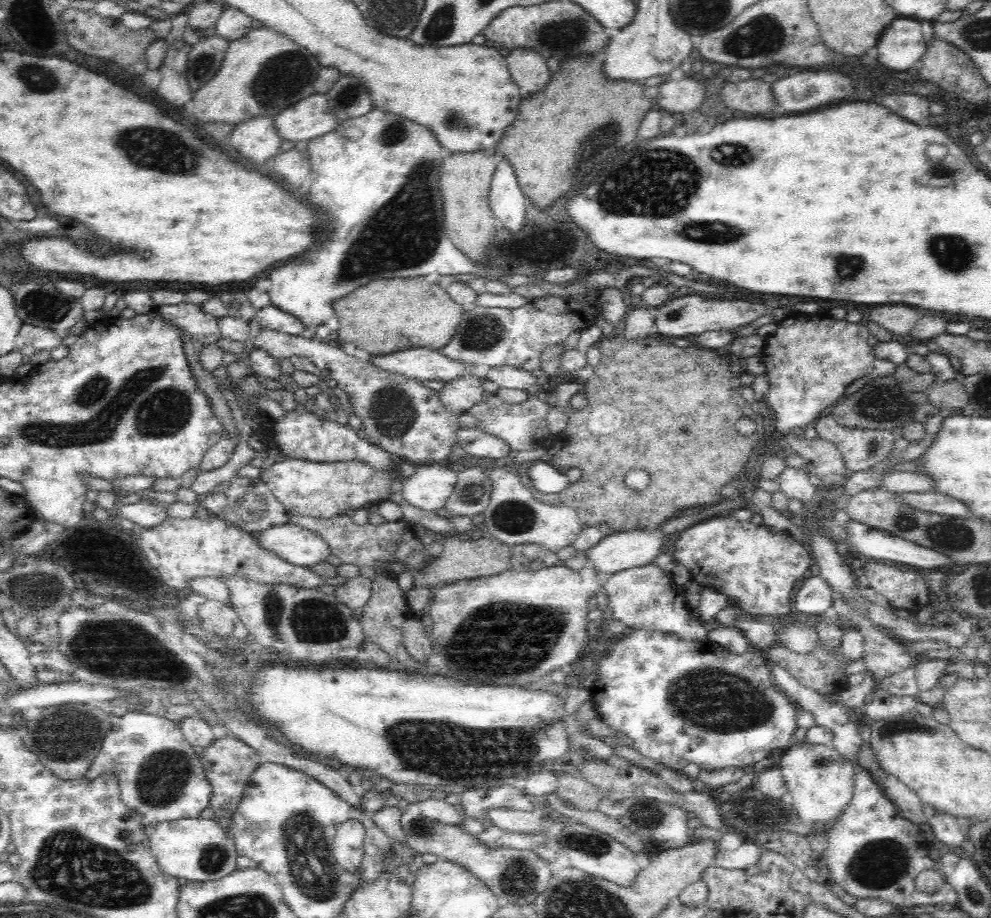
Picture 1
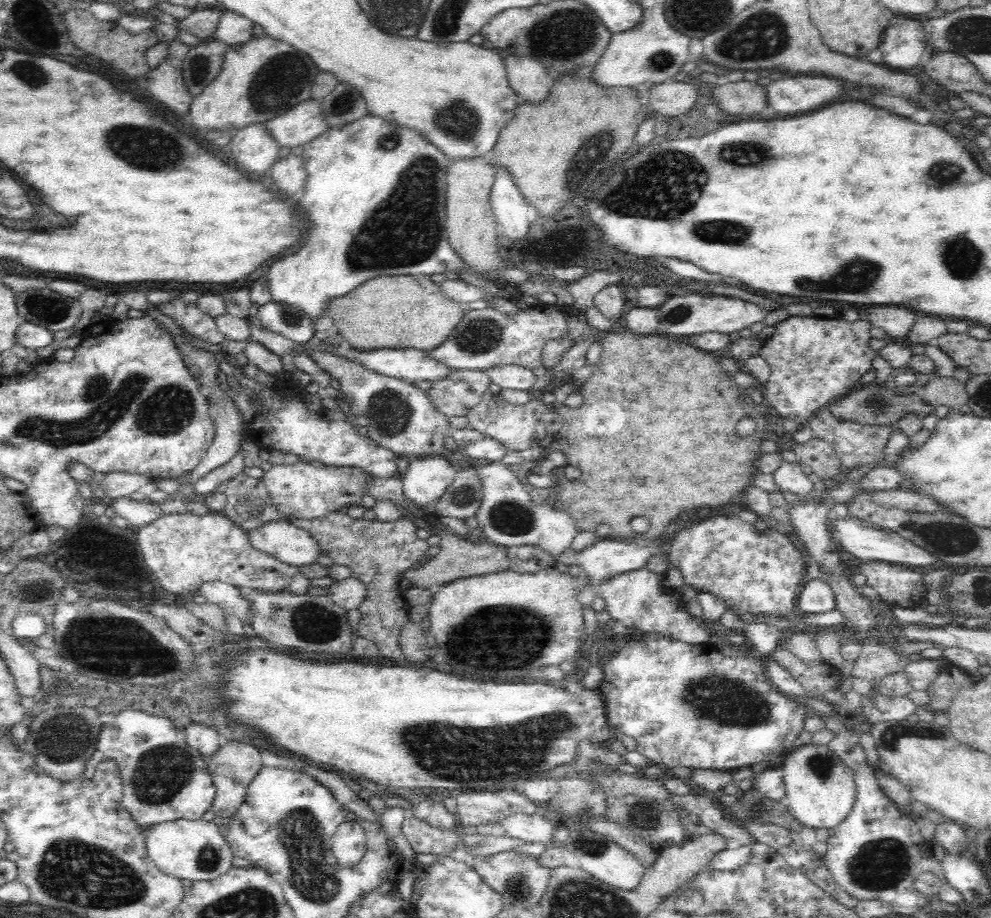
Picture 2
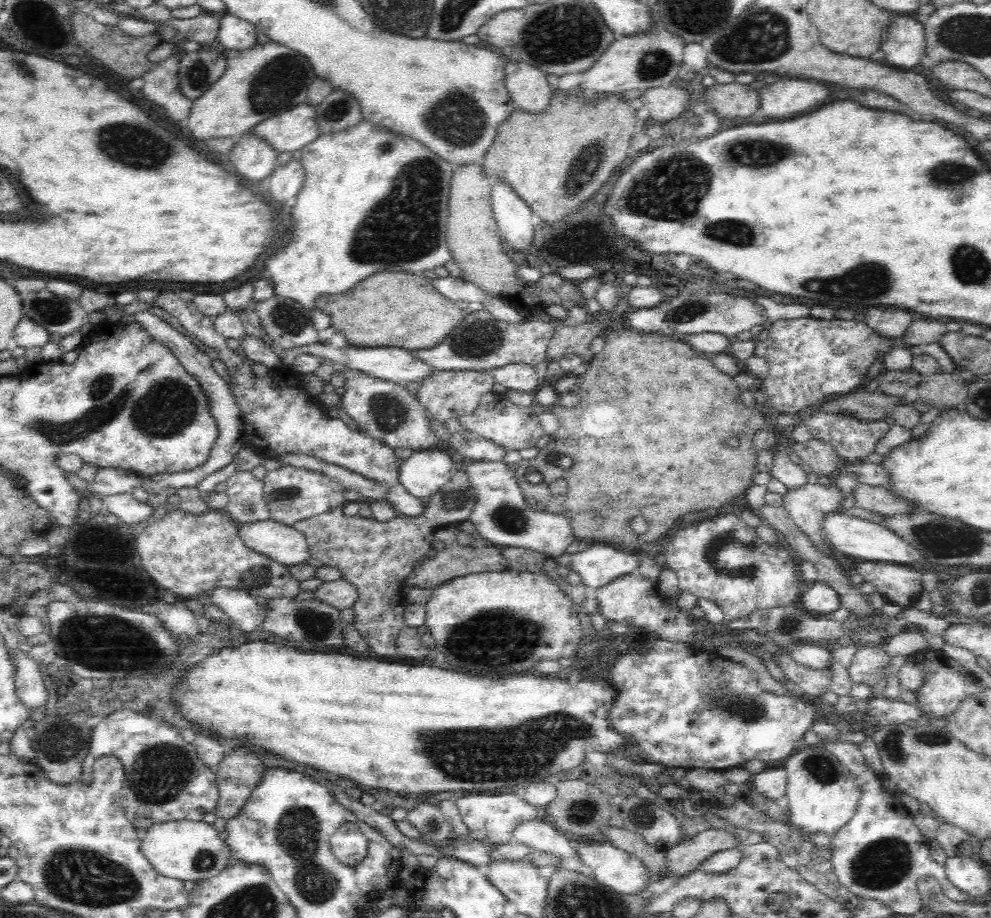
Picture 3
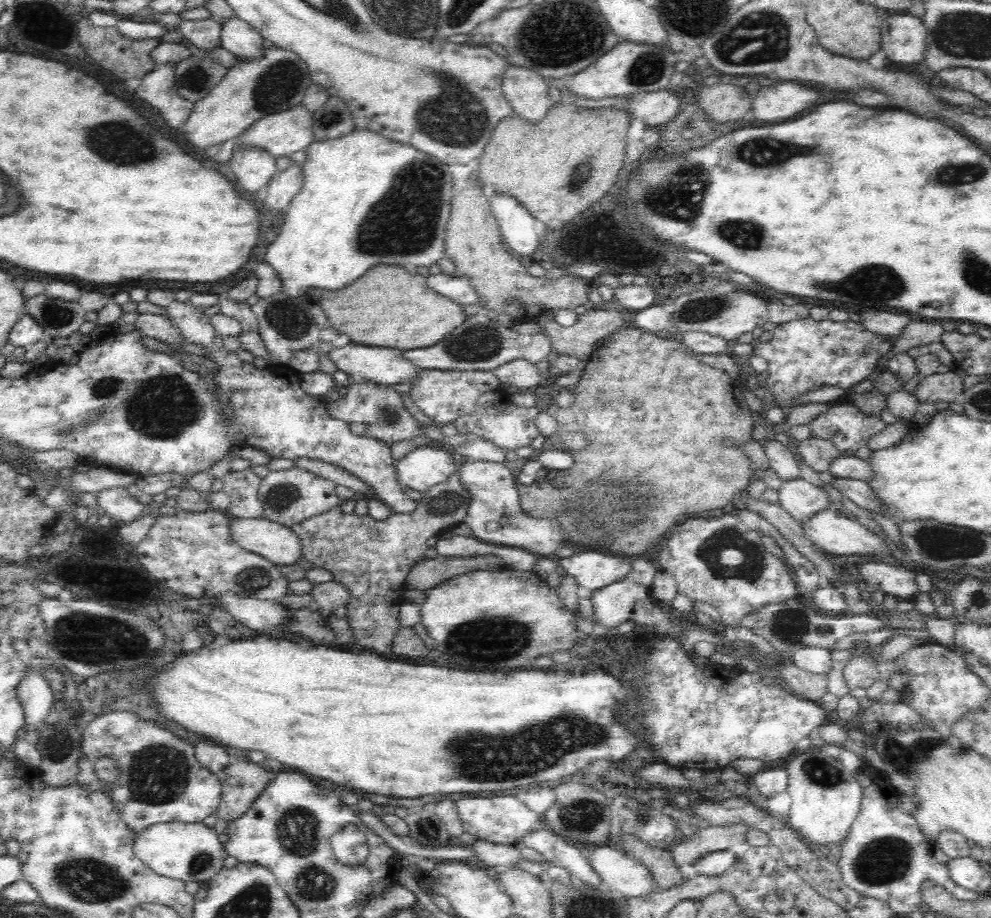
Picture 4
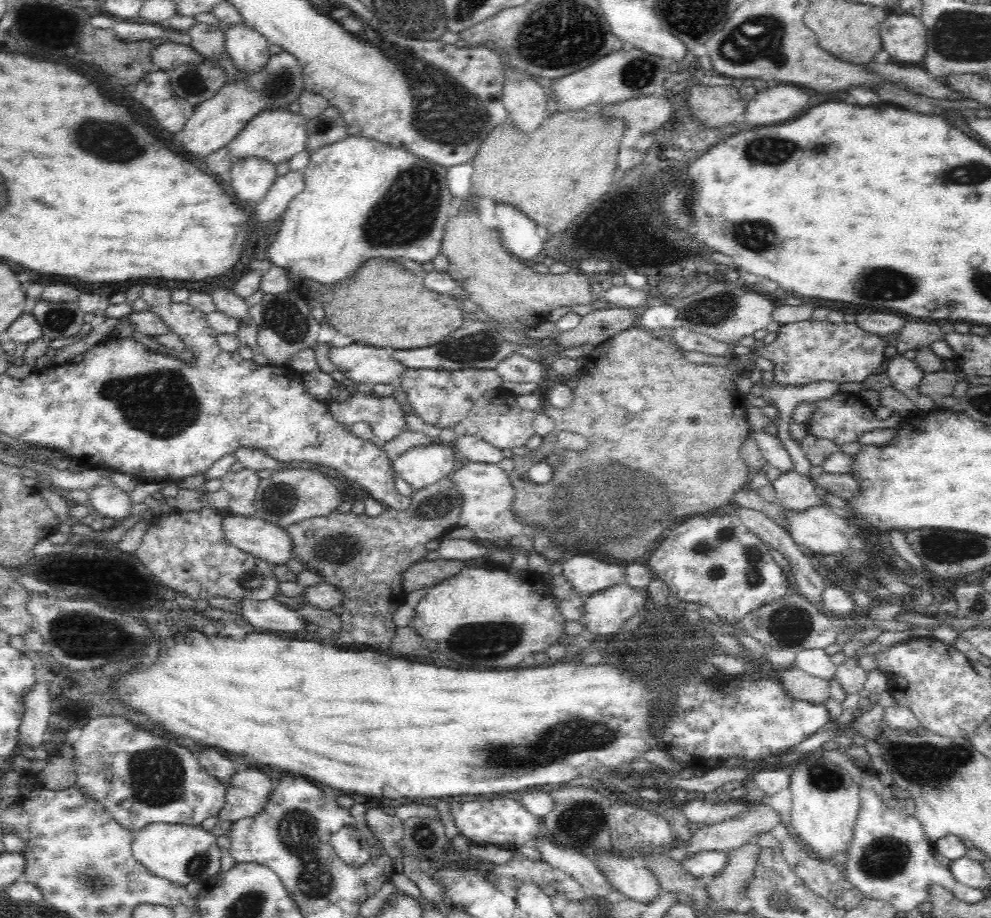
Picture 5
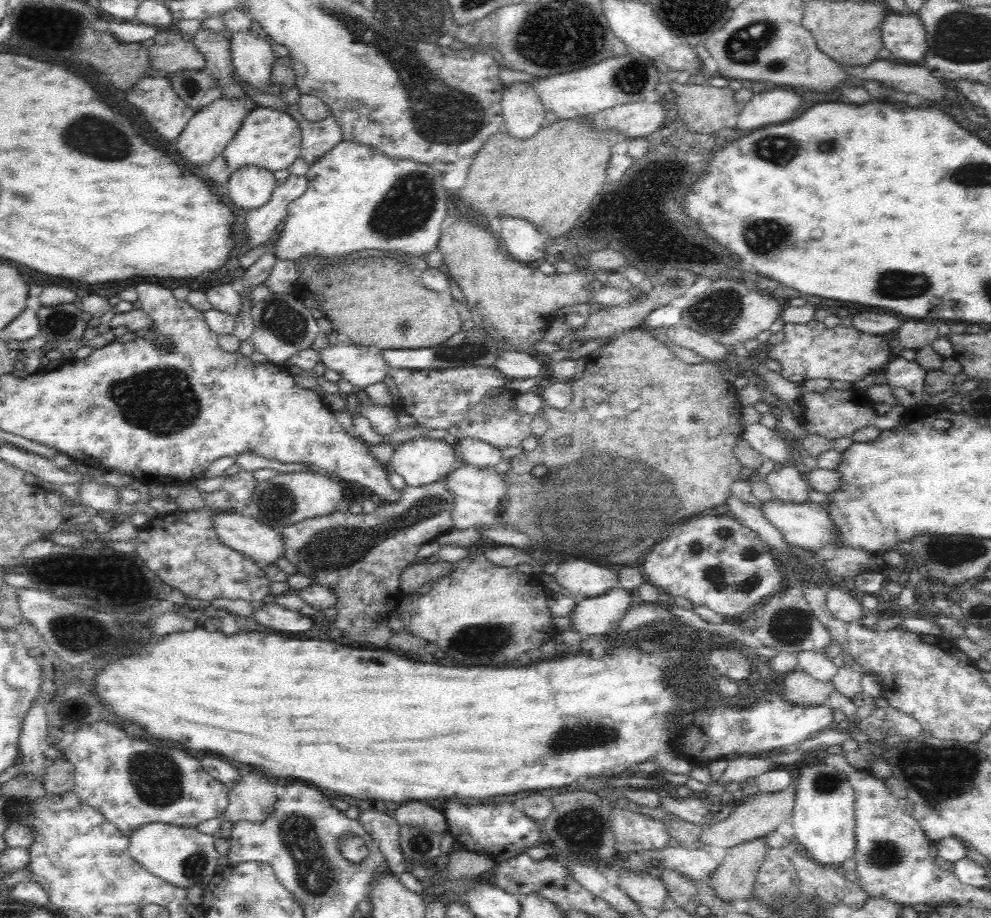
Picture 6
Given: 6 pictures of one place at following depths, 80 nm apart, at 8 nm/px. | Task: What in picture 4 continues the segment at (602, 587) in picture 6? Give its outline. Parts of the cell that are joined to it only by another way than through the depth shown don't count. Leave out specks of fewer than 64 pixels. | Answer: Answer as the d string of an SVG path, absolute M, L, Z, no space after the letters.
M592 550L592 552L580 552L570 558L564 558L560 560L560 564L566 574L575 580L577 587L594 592L626 578L632 560L620 558L620 555Z

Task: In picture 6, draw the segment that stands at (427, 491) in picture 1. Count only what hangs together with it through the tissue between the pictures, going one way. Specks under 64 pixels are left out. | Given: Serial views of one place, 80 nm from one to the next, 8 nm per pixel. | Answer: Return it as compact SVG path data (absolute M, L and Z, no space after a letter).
M416 433L396 445L386 466L396 471L405 485L426 486L445 479L455 469L454 462L453 444Z

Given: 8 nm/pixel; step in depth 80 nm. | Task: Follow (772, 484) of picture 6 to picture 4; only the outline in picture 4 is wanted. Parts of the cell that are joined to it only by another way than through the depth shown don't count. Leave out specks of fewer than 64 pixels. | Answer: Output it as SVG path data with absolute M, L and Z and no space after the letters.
M802 477L794 480L782 480L778 490L778 501L796 522L808 520L812 514L831 508L831 503L826 492L820 486L814 485Z

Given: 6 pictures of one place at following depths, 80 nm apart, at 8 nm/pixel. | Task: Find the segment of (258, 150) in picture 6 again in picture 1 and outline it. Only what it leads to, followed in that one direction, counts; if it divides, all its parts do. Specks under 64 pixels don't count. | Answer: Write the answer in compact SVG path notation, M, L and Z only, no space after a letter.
M318 93L299 100L274 117L274 127L282 142L308 142L328 134L338 123L328 111L326 95Z

